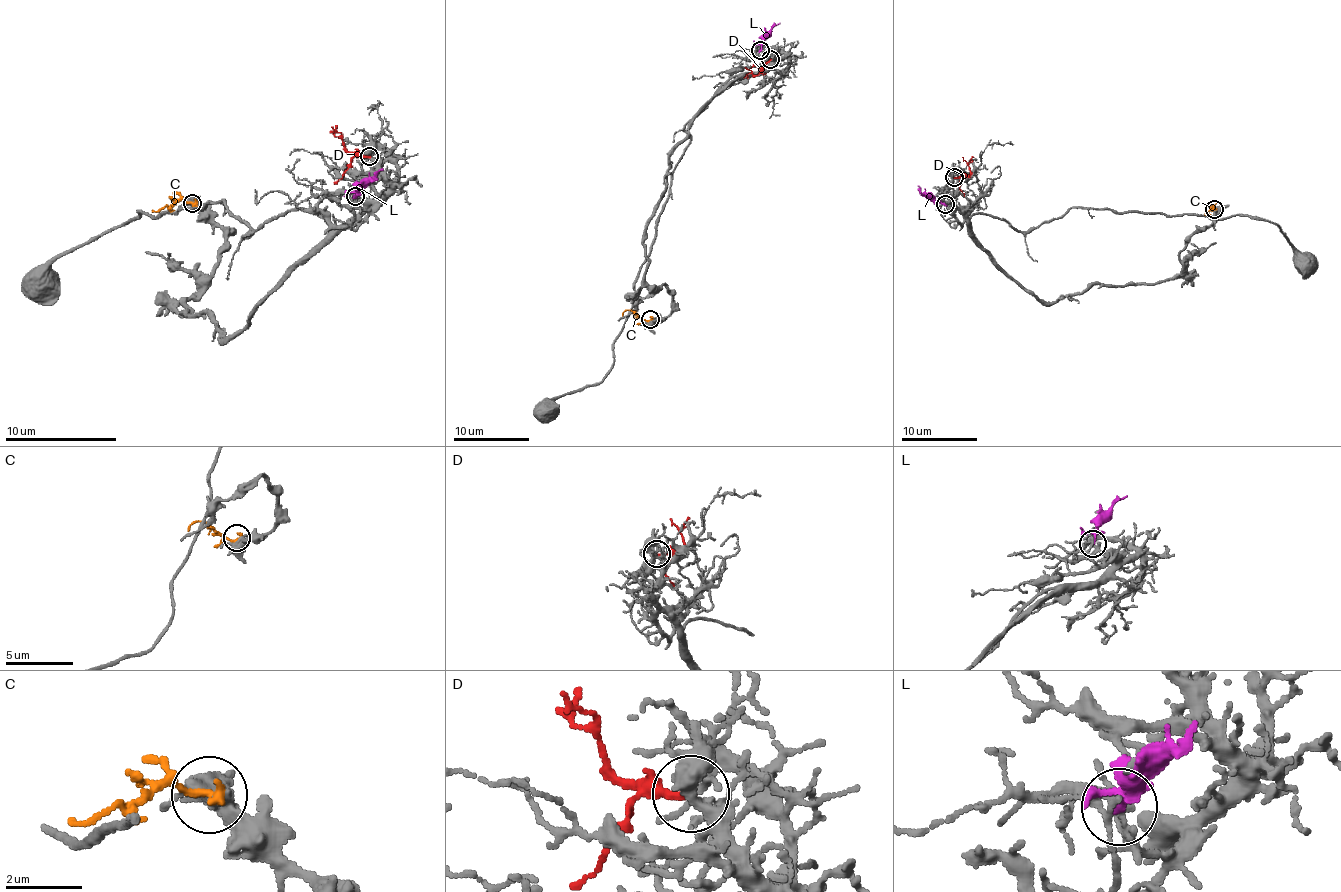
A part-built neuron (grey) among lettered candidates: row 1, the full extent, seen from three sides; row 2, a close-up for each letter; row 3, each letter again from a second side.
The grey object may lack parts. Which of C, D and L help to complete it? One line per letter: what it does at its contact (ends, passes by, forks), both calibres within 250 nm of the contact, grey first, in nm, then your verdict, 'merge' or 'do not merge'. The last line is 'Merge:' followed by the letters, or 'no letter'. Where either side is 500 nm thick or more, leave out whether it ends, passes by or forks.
C: it ends; calibres 400 and 240 nm; do not merge
D: it ends; calibres 280 and 200 nm; merge
L: it passes by; calibres 90 and 170 nm; do not merge
Merge: D

